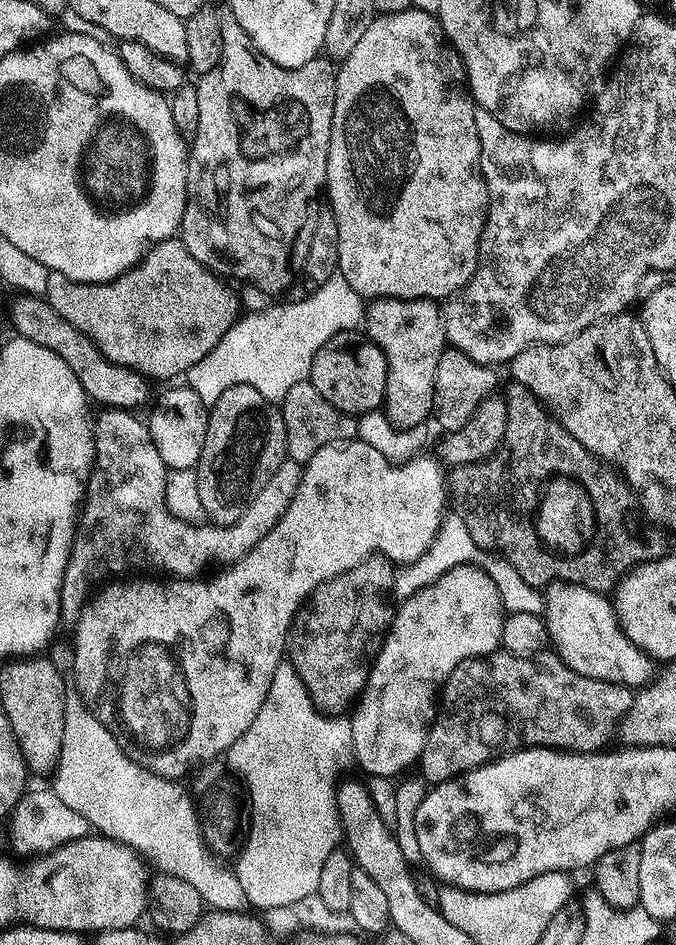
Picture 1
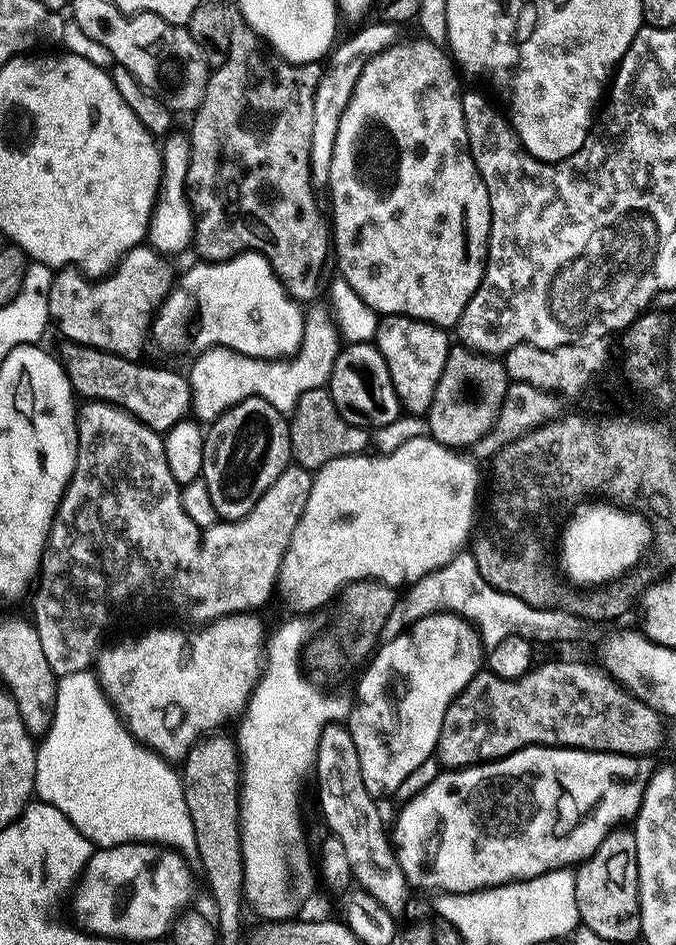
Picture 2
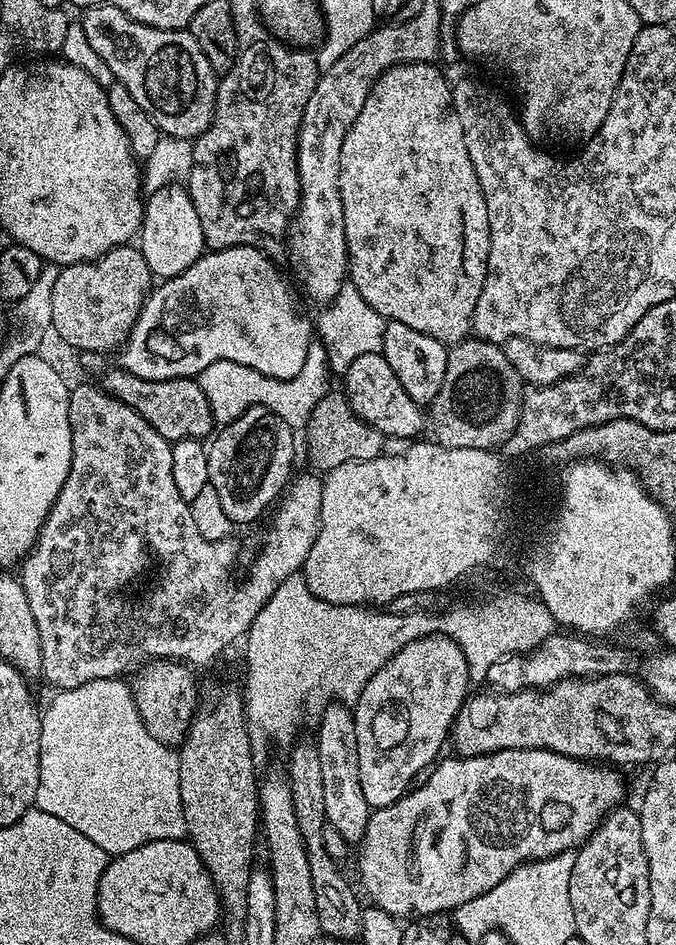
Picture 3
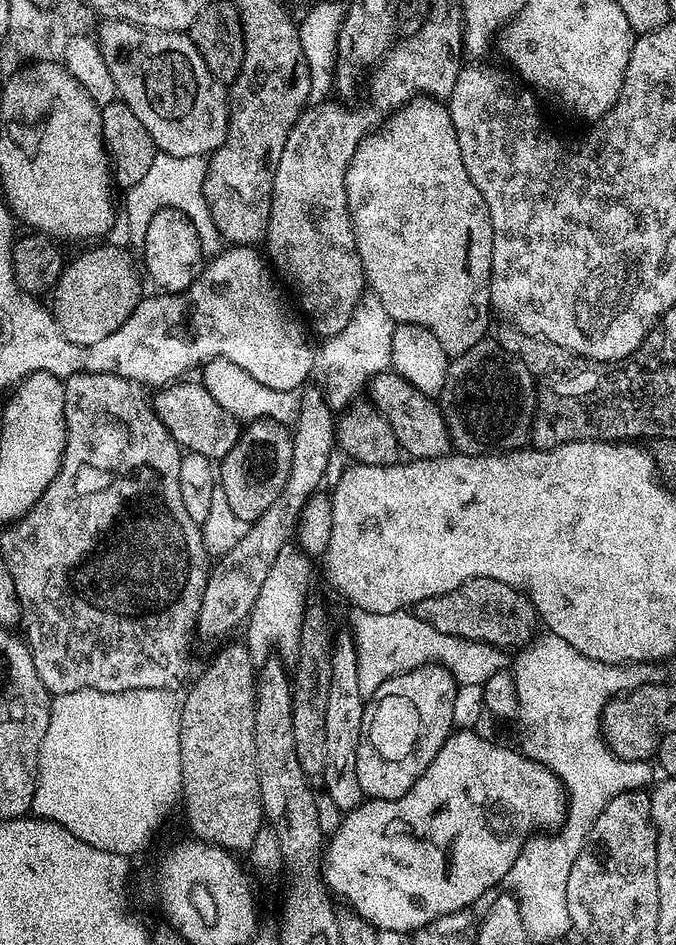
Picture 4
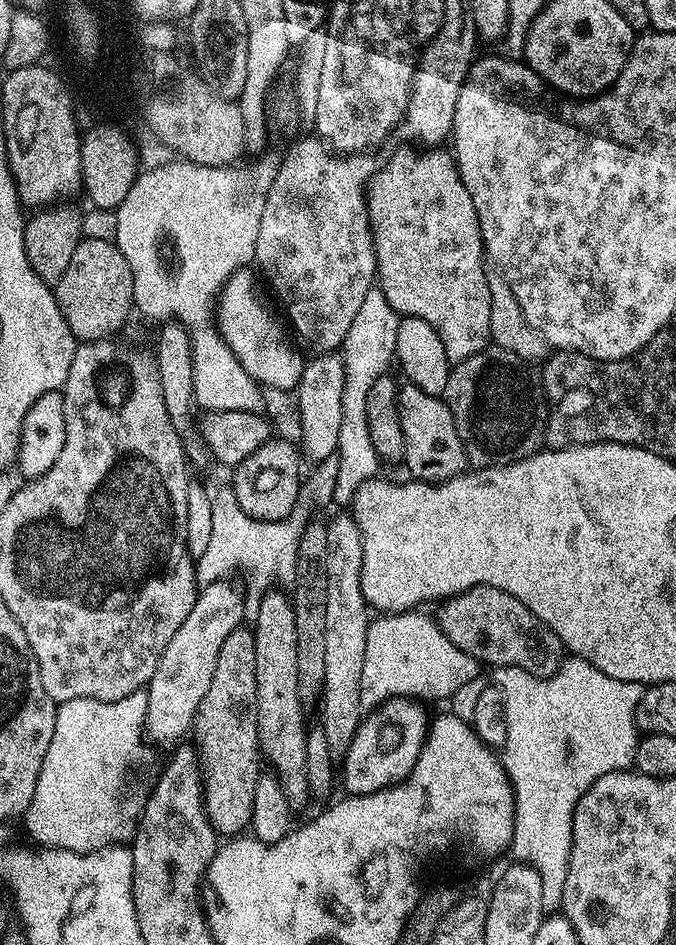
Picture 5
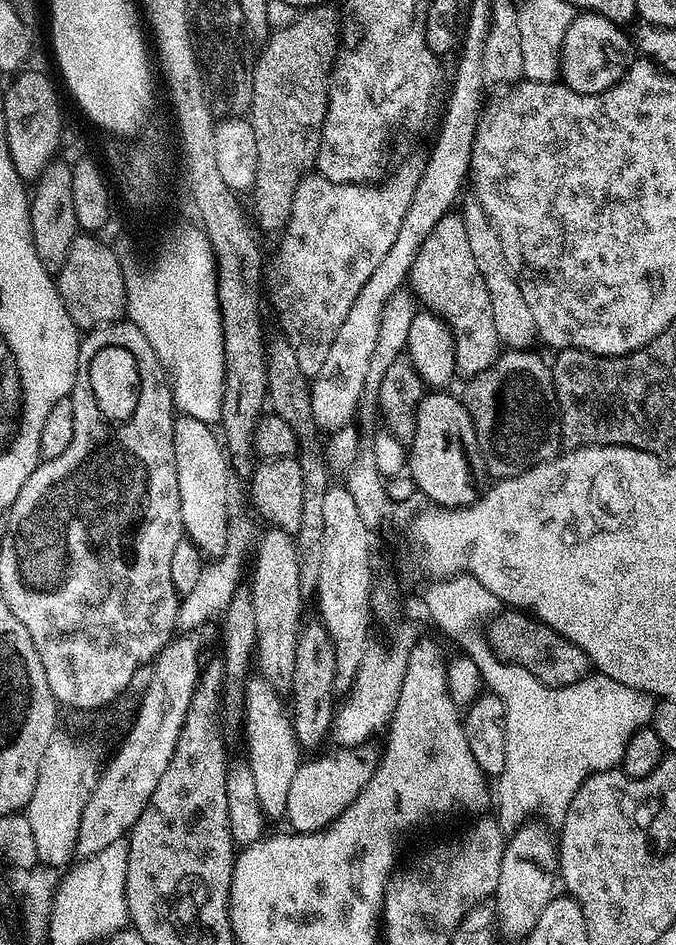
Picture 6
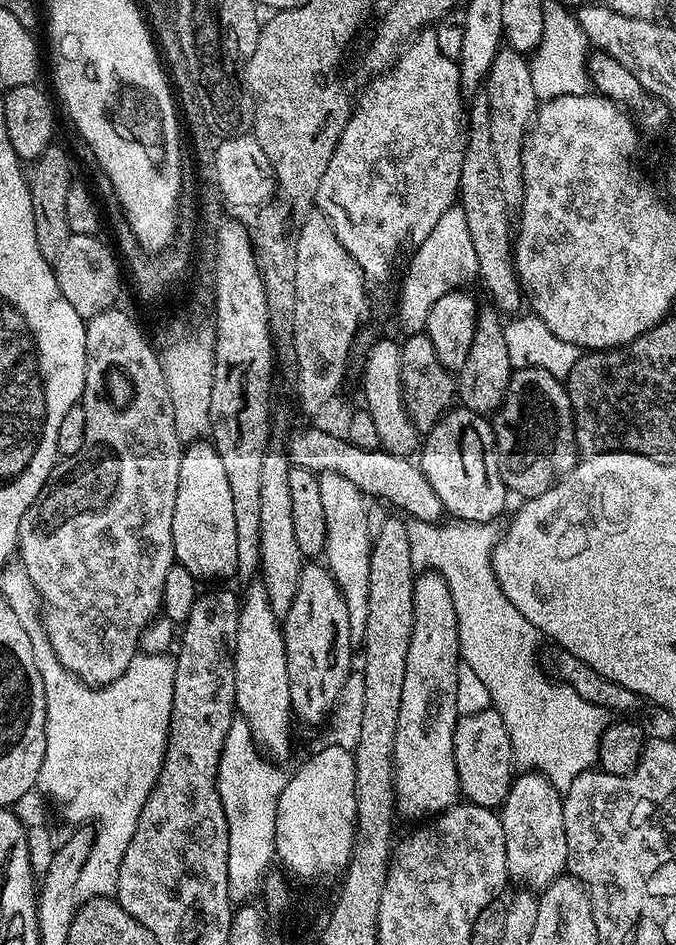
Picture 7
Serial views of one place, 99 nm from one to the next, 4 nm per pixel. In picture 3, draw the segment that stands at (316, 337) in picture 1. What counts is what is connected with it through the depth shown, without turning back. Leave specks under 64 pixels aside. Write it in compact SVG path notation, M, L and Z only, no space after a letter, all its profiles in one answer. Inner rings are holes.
M313 342L308 347L306 363L302 366L302 370L298 370L298 374L294 374L294 378L289 380L270 378L266 374L258 374L258 370L250 366L242 366L229 360L214 362L206 371L200 373L198 379L200 389L206 394L212 412L243 414L246 409L253 408L257 404L278 414L293 430L302 430L307 427L309 414L329 387L328 376L330 377L330 369L324 345Z

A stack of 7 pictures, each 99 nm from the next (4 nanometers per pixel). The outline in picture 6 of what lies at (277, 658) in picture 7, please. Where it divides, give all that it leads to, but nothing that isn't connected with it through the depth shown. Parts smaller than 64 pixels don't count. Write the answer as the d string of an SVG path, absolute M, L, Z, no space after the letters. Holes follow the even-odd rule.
M262 678L249 679L244 686L244 706L242 709L242 729L244 728L244 740L248 743L248 757L246 763L250 774L254 778L254 794L258 796L258 806L262 810L265 821L285 819L284 811L290 795L290 785L294 783L294 774L300 769L302 763L302 749L296 740L292 729L292 718L289 709L282 701L281 693L273 688Z

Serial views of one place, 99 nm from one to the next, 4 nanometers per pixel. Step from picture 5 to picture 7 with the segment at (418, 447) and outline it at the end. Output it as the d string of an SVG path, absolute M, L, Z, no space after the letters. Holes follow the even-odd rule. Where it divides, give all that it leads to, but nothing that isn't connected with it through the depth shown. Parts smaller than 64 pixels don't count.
M463 406L453 407L423 437L418 463L426 482L434 486L434 494L442 502L445 513L458 520L473 520L475 524L495 521L496 515L510 499L508 487L502 482L498 466L496 439L491 423L481 413Z

